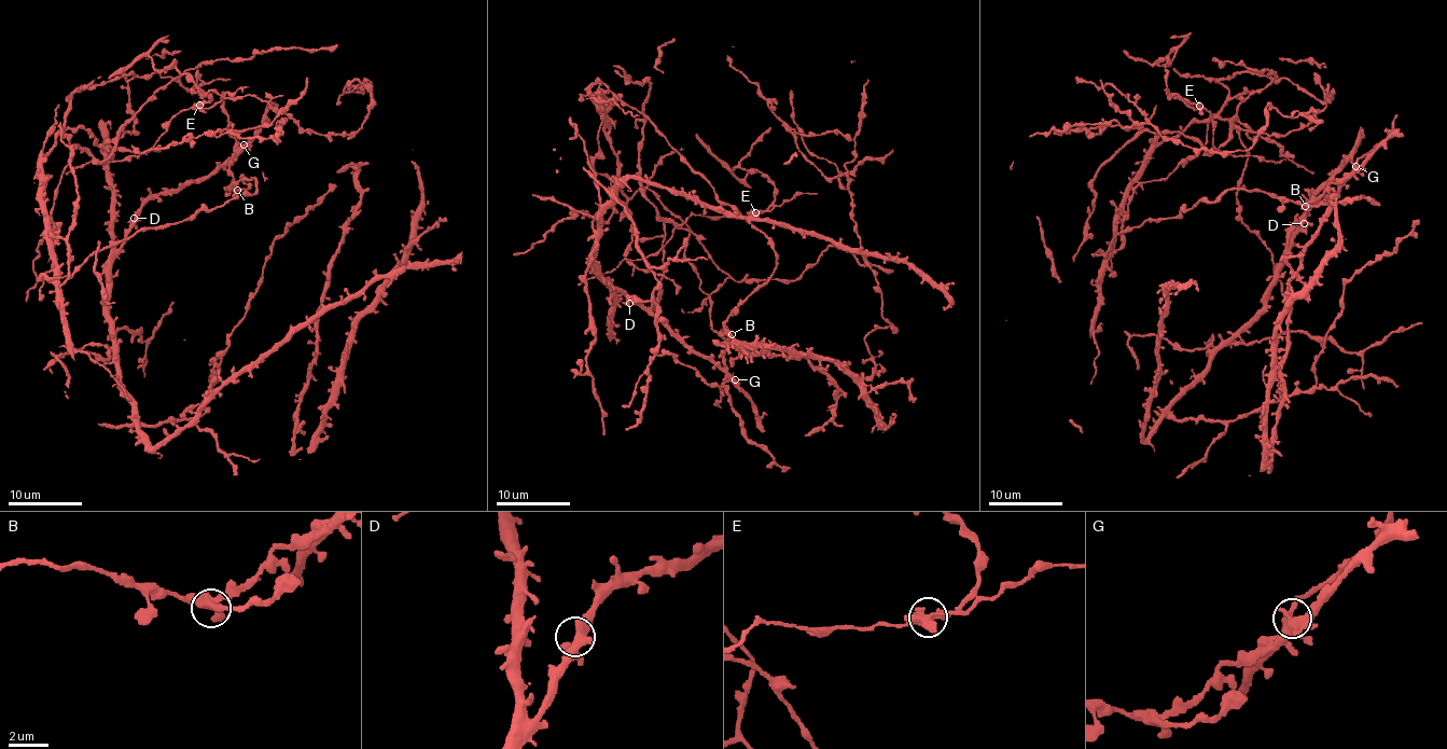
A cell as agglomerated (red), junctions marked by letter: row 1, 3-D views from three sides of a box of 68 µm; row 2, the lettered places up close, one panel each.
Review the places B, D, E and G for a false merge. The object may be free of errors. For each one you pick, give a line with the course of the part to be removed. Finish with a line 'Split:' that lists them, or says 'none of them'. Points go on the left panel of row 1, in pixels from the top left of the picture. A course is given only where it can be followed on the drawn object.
E: foreign part runs (198, 105), (212, 108), (226, 93), (248, 86)
Split: E

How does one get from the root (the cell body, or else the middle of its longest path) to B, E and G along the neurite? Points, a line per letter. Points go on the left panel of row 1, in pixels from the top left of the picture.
B: (135, 219), (135, 212), (149, 199), (179, 192), (214, 174), (231, 161), (227, 169), (237, 190)
E: (135, 219), (231, 161), (225, 188), (255, 179), (45, 277), (40, 161), (81, 127), (145, 154), (198, 105)
G: (135, 219), (135, 212), (149, 199), (179, 192), (199, 182), (244, 144)

